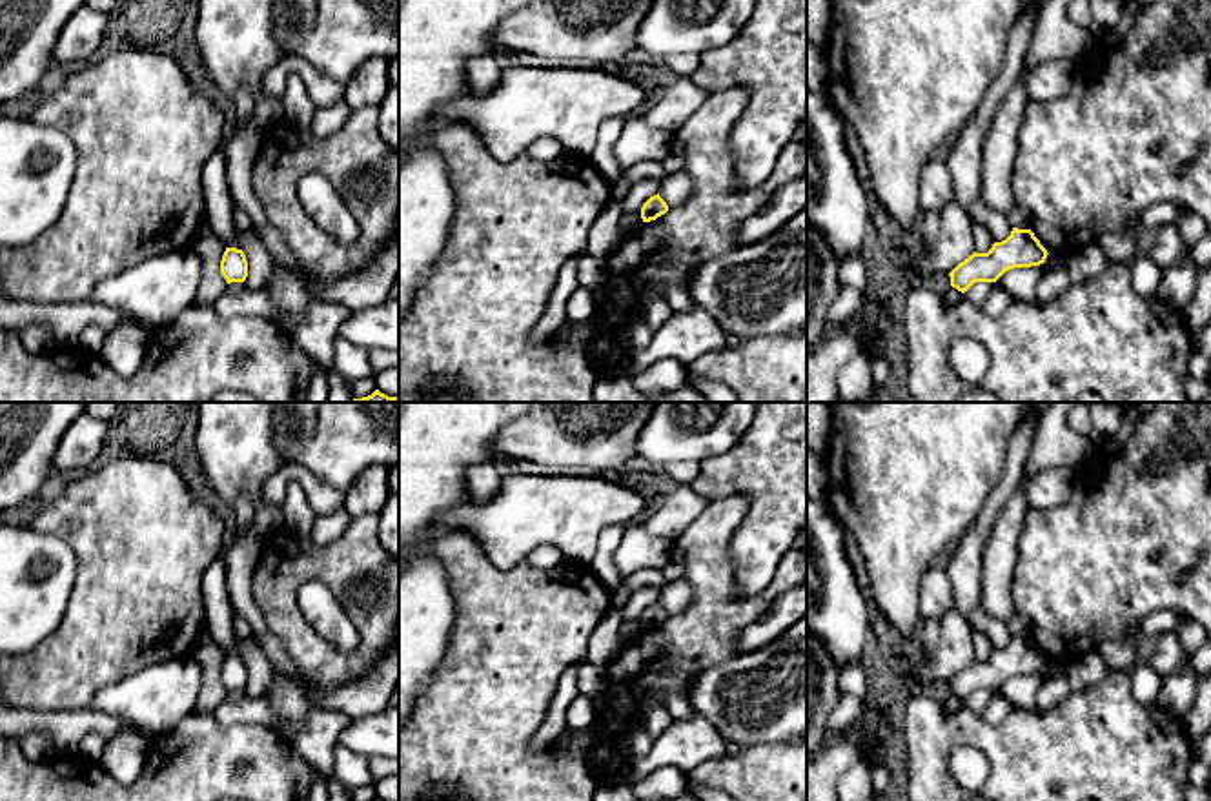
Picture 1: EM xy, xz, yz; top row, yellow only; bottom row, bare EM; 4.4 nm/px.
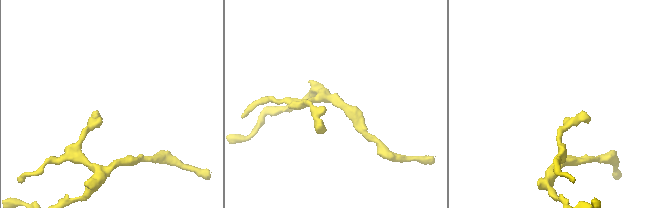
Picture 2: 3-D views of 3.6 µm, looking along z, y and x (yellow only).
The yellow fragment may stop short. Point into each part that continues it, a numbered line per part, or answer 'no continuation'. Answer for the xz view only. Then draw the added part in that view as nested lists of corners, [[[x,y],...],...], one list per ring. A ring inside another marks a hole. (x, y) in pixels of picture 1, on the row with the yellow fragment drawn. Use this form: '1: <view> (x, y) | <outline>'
no continuation

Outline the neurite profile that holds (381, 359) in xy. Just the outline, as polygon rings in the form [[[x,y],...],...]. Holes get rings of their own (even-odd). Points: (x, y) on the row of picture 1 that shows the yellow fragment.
[[[373,348],[368,351],[368,355],[375,373],[381,373],[388,368],[399,368],[399,350]]]

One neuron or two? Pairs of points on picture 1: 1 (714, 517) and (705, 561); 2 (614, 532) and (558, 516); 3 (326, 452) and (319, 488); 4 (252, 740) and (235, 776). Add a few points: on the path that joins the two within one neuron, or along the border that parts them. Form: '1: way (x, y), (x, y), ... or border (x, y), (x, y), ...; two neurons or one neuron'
1: way (712, 528), (705, 550); one neuron
2: border (623, 523), (601, 530), (589, 563); two neurons
3: border (288, 461), (303, 465), (343, 494); two neurons
4: way (252, 749), (237, 767); one neuron

